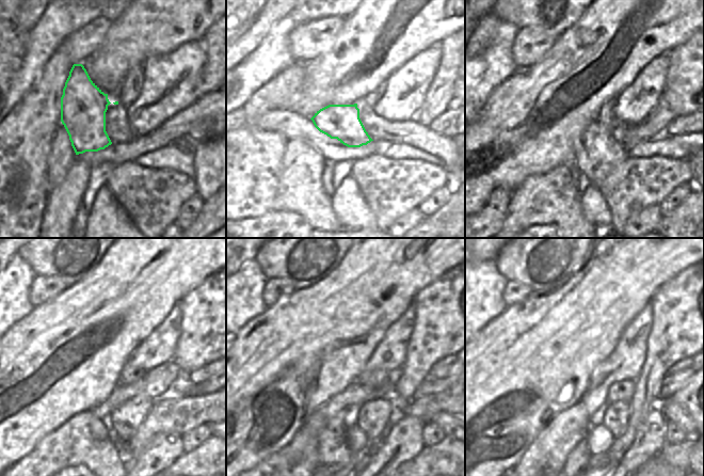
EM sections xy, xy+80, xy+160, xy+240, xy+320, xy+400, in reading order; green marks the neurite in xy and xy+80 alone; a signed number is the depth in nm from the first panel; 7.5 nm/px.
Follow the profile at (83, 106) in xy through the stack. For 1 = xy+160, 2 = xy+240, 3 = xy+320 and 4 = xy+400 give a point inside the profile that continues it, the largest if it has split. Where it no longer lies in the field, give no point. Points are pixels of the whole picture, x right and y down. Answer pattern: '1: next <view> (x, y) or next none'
1: next xy+160 (596, 152)
2: next xy+240 (126, 418)
3: next xy+320 (374, 417)
4: next xy+400 (616, 416)

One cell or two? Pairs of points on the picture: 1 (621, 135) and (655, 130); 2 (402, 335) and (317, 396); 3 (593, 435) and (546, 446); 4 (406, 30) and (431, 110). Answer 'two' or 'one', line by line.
1: one
2: two
3: two
4: two

